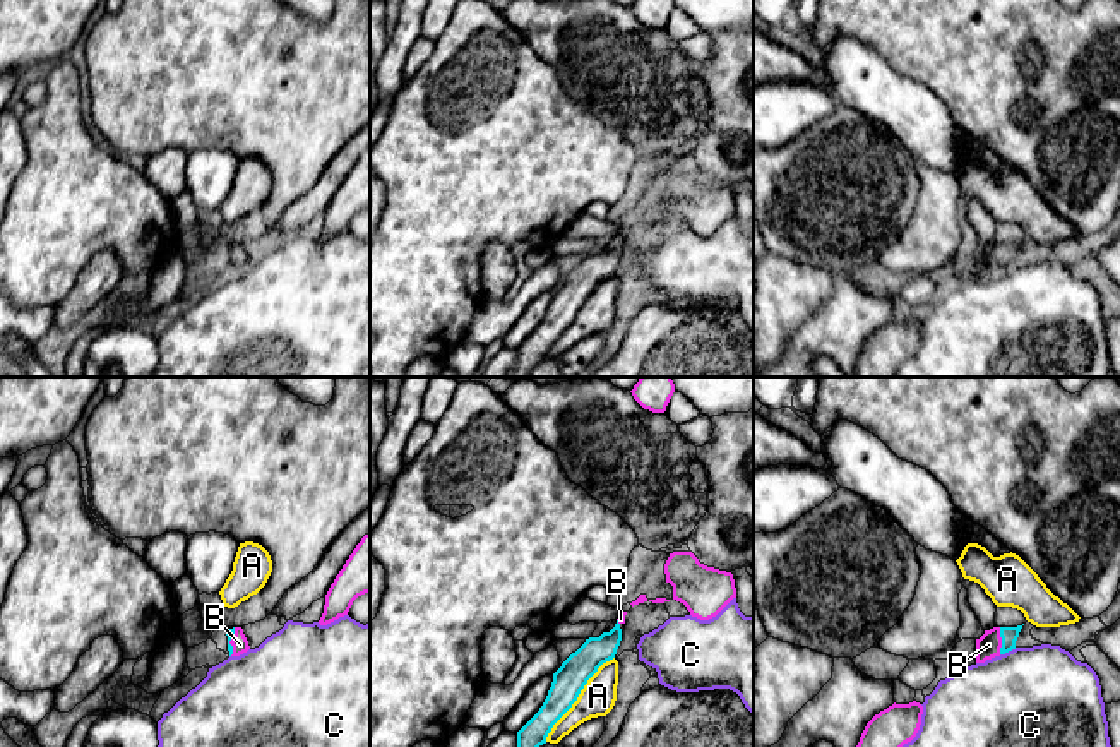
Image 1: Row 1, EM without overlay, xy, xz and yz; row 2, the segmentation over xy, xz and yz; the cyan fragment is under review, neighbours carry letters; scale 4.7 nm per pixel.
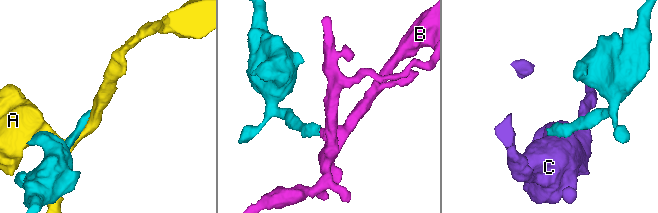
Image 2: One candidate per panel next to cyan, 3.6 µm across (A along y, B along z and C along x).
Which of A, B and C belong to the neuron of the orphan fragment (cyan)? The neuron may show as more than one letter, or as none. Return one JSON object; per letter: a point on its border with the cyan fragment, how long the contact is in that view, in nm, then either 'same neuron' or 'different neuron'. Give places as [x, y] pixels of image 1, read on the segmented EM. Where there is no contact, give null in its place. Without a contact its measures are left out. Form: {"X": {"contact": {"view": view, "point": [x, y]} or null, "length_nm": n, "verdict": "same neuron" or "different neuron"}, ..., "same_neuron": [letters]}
{"A": {"contact": {"view": "xz", "point": [577, 696]}, "length_nm": 500, "verdict": "different neuron"}, "B": {"contact": {"view": "yz", "point": [1002, 641]}, "length_nm": 130, "verdict": "same neuron"}, "C": {"contact": {"view": "yz", "point": [1007, 651]}, "length_nm": 90, "verdict": "different neuron"}, "same_neuron": ["B"]}

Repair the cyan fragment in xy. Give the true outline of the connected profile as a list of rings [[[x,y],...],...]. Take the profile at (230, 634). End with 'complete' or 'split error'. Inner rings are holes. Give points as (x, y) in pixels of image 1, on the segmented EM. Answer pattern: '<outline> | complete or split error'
[[[241,627],[228,629],[228,651],[229,656],[240,656],[250,649]]] | split error

